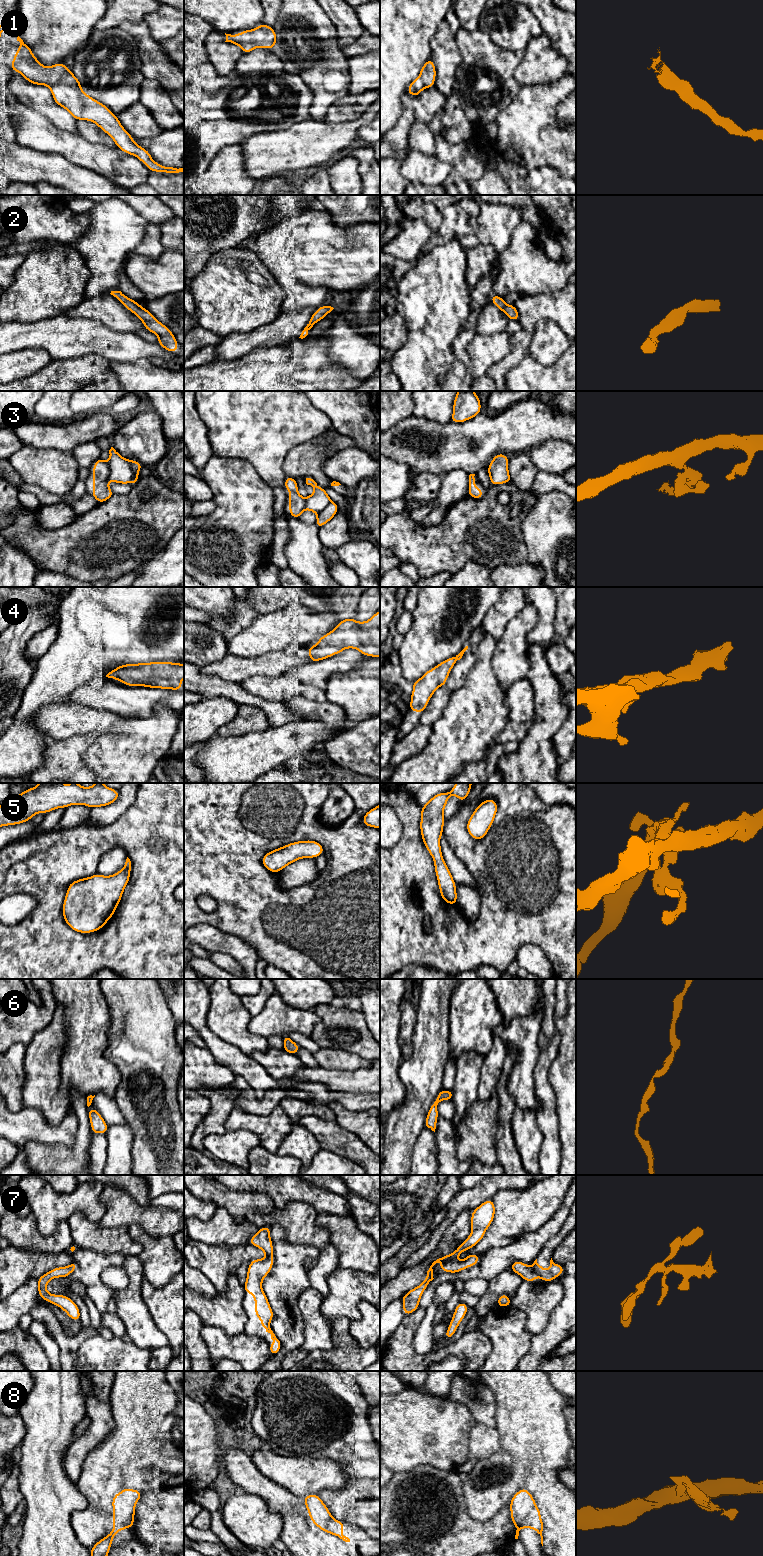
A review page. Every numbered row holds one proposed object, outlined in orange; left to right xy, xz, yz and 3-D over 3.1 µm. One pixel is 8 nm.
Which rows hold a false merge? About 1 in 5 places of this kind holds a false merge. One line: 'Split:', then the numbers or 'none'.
Split: 3

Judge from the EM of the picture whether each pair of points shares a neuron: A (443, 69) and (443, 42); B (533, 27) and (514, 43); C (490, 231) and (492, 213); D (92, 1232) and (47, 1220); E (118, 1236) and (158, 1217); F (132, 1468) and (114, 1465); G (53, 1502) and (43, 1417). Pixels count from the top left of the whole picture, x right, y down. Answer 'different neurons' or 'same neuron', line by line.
A: same neuron
B: same neuron
C: same neuron
D: different neurons
E: different neurons
F: different neurons
G: same neuron

